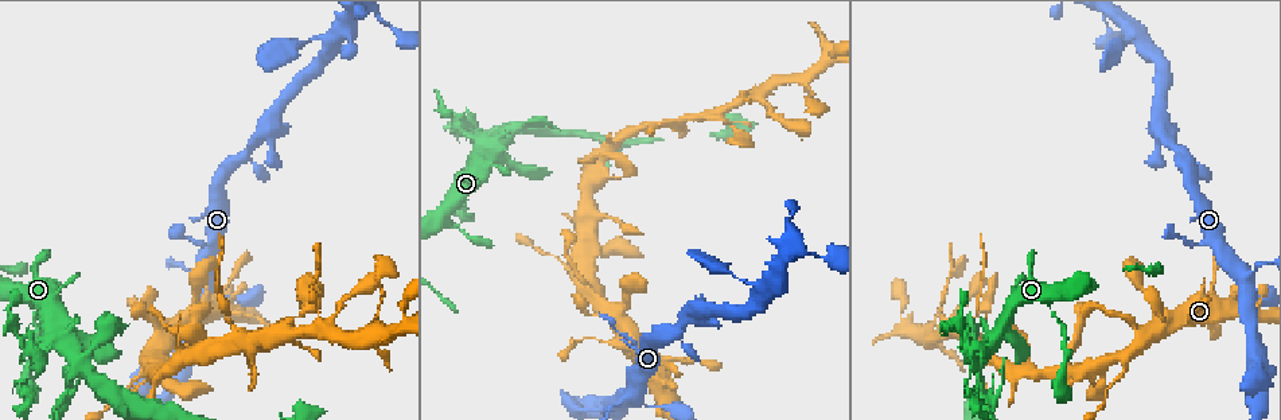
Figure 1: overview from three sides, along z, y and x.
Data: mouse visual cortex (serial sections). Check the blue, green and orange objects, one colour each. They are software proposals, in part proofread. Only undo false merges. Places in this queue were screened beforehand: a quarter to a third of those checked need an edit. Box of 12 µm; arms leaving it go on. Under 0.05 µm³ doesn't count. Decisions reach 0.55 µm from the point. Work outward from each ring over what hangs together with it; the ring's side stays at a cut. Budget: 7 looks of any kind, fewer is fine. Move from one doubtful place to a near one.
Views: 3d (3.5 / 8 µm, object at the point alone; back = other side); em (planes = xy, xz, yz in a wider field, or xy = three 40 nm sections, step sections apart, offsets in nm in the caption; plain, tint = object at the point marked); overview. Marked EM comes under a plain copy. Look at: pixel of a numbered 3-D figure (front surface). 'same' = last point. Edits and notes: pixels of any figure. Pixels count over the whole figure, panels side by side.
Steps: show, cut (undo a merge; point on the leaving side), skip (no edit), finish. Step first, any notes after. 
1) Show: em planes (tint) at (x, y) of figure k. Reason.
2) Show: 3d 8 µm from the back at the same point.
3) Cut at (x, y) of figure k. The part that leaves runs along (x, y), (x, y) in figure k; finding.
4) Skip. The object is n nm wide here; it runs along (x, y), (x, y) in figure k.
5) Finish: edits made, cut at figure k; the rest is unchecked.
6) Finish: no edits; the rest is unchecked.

Show: 3d 3.5 µm at (228, 342) of figure 1. Thick turns thin.

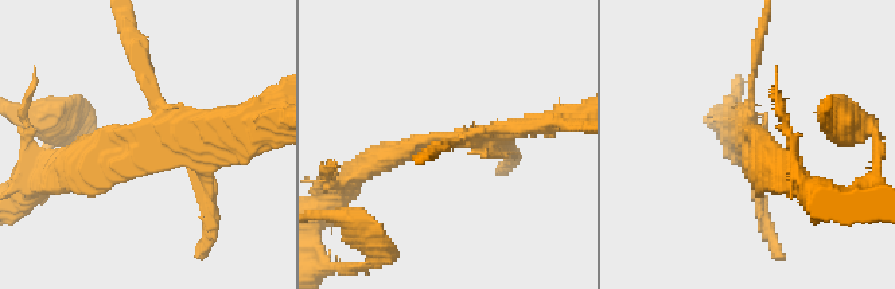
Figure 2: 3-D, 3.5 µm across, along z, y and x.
Show: em xy step 2 (tint) at (151, 148) of figure 2.

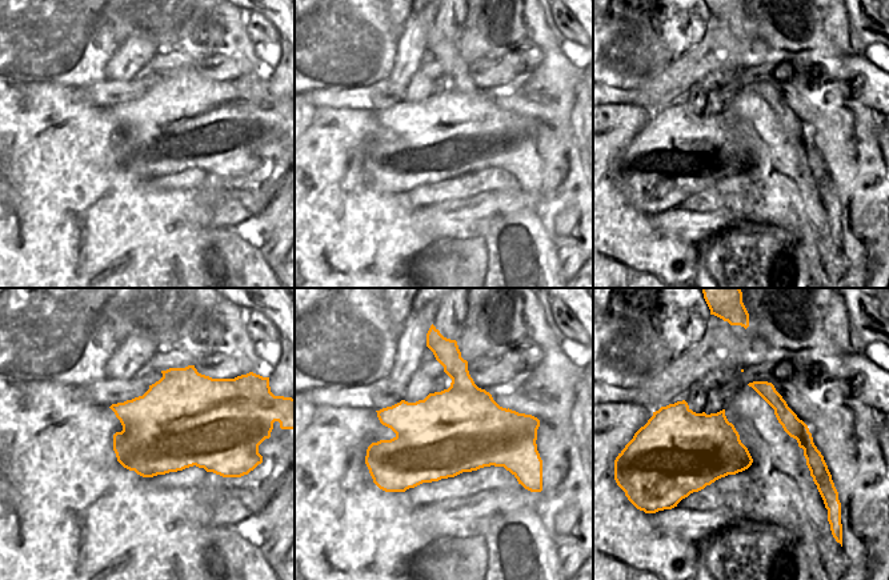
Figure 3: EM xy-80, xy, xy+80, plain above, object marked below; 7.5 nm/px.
Cut at (759, 210) of figure 2. The object is 650 nm wide here; the part that leaves runs along (746, 125), (763, 27) in figure 2; a second cell is stuck on.

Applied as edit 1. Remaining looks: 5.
Show: 3d 3.5 µm at (1125, 371) of figure 1. Calibre changes.

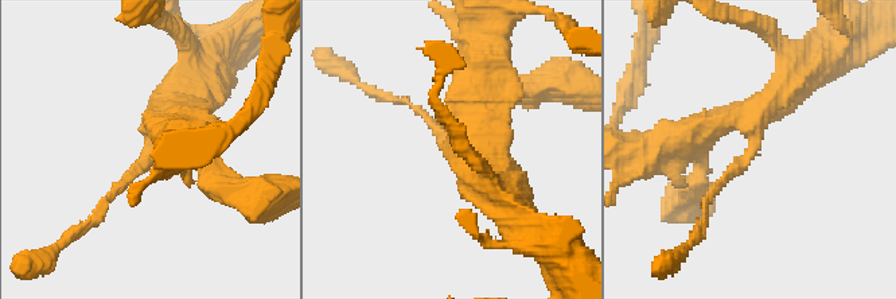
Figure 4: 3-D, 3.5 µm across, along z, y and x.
Show: em xy step 5 (tint) at (752, 149) of figure 4.

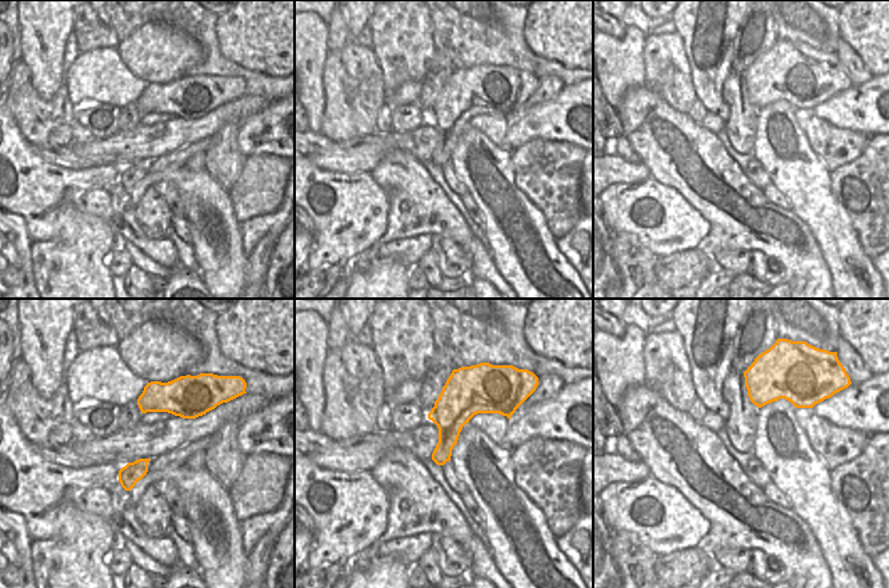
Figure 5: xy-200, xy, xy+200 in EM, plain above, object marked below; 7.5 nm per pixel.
Skip. Continuous, no second cell.

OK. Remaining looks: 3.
Show: 3d 3.5 µm at (54, 336) of figure 1. Arms part here.

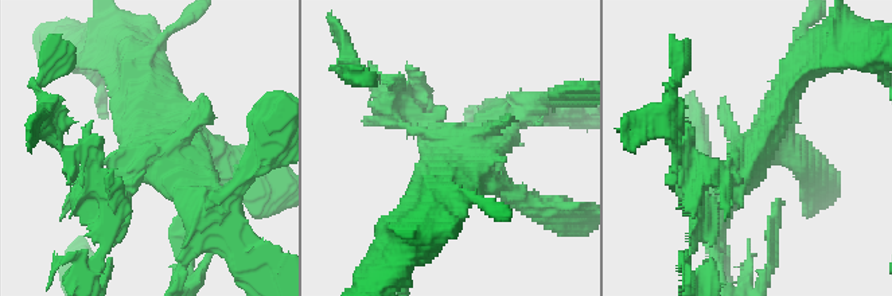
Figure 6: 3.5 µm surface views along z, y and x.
Show: em planes (tint) at (753, 147) of figure 6.

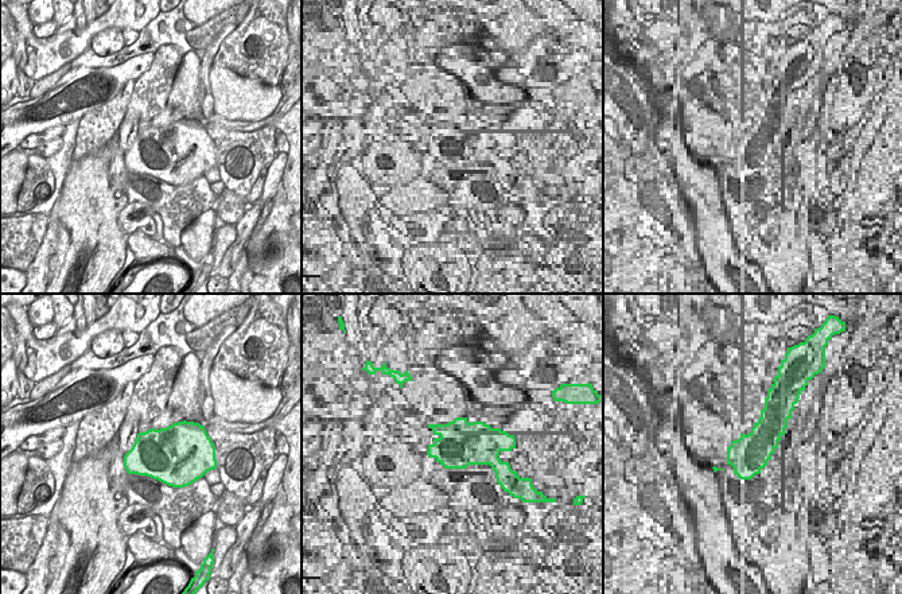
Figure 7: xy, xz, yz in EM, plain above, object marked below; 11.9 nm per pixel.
Cut at (97, 172) of figure 6. The part that leaves runs along (123, 179), (93, 179), (106, 253) in figure 6; a second cell is stuck on.

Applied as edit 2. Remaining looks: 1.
Finish: edits made, cut at figure 2, cut at figure 6; the rest is unchecked.

